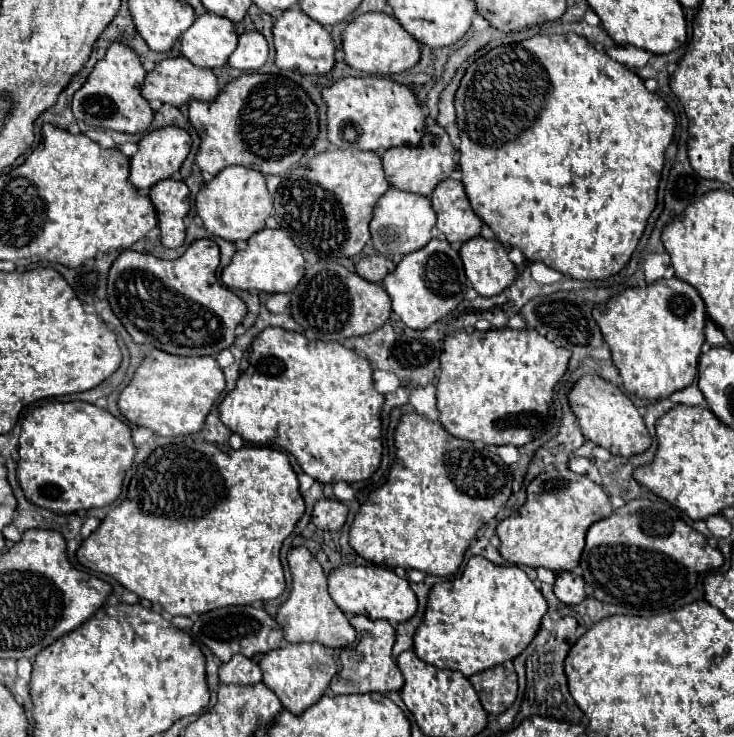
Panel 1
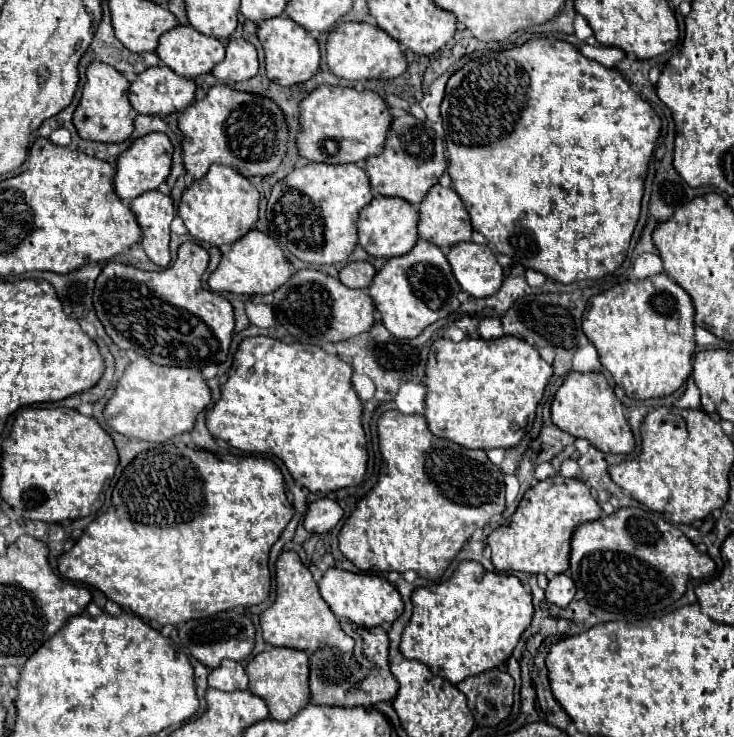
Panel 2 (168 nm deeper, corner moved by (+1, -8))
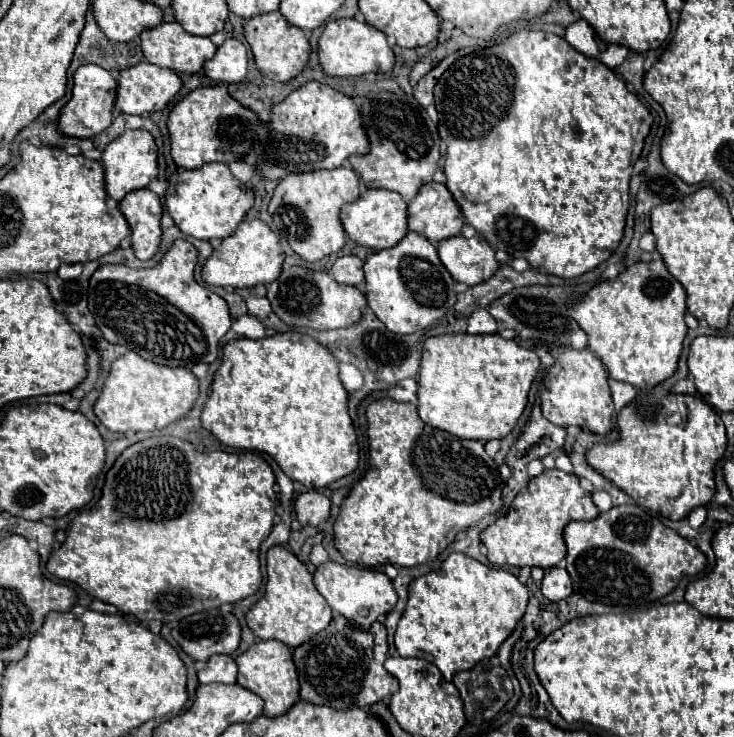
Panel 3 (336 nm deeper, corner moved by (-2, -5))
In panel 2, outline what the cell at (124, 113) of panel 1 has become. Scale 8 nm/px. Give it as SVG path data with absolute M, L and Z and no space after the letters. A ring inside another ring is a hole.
M90 63L86 71L86 85L82 89L82 99L74 111L74 125L82 139L104 141L104 143L122 143L130 139L134 131L134 117L130 105L130 81L114 67L106 63Z

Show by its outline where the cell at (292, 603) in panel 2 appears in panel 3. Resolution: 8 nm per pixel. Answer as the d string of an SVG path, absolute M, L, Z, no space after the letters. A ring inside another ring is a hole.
M273 546L267 552L267 584L263 598L257 600L257 604L245 614L247 626L253 630L253 634L261 640L279 640L289 648L295 648L297 644L303 644L309 636L315 632L321 632L331 622L331 608L325 602L325 598L317 592L313 584L313 576L307 570L303 562L297 560L297 556L283 548Z

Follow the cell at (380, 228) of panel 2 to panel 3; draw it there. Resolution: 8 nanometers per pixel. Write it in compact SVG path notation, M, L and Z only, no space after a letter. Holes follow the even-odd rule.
M361 190L359 200L345 204L345 208L341 208L339 216L341 216L345 234L353 242L357 242L361 246L369 246L373 250L391 248L407 234L407 204L401 196L397 196L397 192Z

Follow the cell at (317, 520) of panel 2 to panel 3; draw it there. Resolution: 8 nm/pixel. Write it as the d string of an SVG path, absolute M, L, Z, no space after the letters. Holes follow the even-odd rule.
M303 492L295 498L295 516L299 524L303 526L319 526L327 516L331 508L331 500L321 492Z

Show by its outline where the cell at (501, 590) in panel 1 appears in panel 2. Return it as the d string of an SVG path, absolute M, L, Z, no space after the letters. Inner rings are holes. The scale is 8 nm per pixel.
M462 561L456 573L448 581L416 589L412 593L412 603L414 603L414 613L408 627L402 633L400 653L406 659L414 659L428 665L428 669L434 675L444 677L454 685L458 685L466 677L478 675L482 671L488 671L506 663L514 647L518 645L522 633L534 619L532 597L530 593L524 591L516 575L504 575L504 573L500 575L500 573L486 571L476 561Z

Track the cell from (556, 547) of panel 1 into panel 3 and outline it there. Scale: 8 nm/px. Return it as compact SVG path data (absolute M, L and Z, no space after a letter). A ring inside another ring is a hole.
M543 470L531 478L525 492L519 492L505 516L489 524L481 534L481 542L487 548L487 560L493 566L539 566L543 570L557 566L565 558L563 528L571 520L595 520L599 510L595 508L591 494L581 488L575 474L561 470Z

